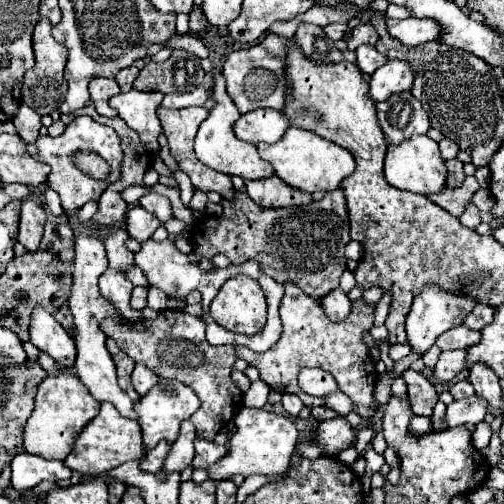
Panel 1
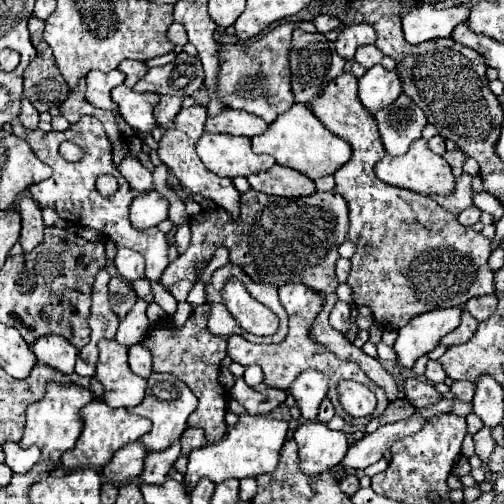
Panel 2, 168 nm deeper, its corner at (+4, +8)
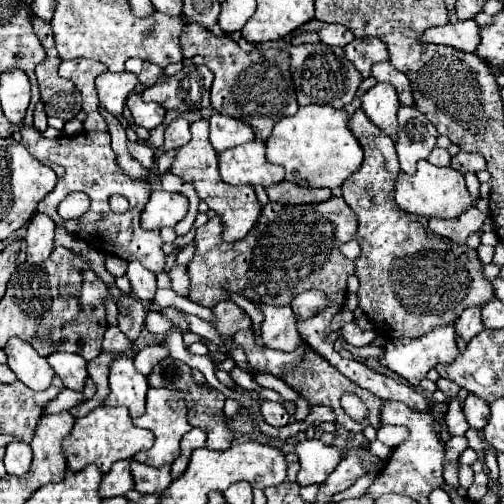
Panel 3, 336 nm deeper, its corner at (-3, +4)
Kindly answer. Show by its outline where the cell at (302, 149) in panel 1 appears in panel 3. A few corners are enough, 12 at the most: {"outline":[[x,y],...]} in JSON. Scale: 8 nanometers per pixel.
{"outline":[[301,106],[265,142],[289,182],[341,186],[363,162],[347,110]]}

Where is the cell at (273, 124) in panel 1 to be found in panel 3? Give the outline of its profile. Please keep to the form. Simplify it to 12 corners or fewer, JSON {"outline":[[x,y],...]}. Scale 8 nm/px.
{"outline":[[213,114],[211,144],[217,152],[255,140],[253,128]]}

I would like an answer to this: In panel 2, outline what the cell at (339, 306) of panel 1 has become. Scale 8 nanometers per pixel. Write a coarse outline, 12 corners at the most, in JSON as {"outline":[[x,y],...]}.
{"outline":[[336,302],[330,312],[334,330],[350,332],[350,306]]}

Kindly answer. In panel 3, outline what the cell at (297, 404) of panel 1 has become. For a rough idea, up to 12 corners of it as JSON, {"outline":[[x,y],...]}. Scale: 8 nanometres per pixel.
{"outline":[[281,402],[261,404],[265,422],[281,428],[289,422],[289,414]]}

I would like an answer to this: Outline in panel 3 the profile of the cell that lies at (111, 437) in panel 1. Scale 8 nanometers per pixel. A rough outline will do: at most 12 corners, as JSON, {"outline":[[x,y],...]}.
{"outline":[[99,406],[63,442],[73,472],[149,450],[127,408]]}

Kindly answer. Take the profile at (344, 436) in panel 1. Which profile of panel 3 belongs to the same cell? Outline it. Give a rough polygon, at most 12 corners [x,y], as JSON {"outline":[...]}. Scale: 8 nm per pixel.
{"outline":[[319,438],[297,444],[297,480],[309,486],[327,480],[343,450]]}

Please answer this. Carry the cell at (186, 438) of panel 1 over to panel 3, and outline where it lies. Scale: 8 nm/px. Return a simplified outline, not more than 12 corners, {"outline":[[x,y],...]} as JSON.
{"outline":[[131,462],[141,494],[163,492],[171,484],[171,464],[151,468]]}

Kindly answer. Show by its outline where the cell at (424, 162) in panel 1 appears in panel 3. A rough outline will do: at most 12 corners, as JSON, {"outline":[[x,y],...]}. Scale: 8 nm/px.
{"outline":[[419,160],[399,172],[395,202],[411,214],[455,218],[475,204],[451,166]]}

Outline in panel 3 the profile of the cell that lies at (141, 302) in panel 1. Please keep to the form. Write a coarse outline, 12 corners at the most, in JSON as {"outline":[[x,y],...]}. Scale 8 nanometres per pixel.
{"outline":[[117,298],[119,330],[135,342],[143,330],[143,302]]}

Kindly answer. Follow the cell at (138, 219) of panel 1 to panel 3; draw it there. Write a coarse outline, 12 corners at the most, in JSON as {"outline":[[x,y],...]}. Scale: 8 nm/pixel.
{"outline":[[151,192],[141,228],[175,226],[187,214],[187,198]]}

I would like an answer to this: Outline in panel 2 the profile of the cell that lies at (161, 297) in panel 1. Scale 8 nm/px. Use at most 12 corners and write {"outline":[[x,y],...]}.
{"outline":[[138,300],[120,322],[116,340],[132,346],[148,332],[146,306]]}

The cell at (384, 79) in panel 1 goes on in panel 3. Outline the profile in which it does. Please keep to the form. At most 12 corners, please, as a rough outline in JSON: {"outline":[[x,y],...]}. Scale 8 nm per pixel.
{"outline":[[377,82],[361,98],[367,118],[397,138],[399,96]]}

